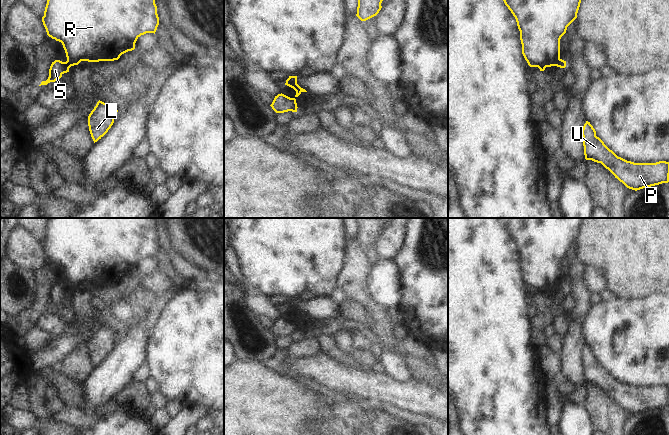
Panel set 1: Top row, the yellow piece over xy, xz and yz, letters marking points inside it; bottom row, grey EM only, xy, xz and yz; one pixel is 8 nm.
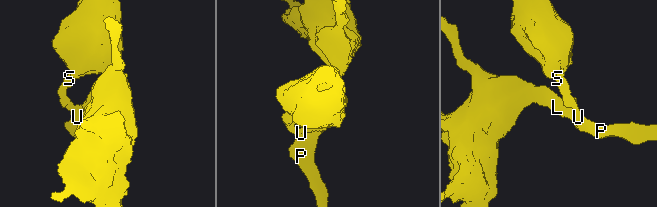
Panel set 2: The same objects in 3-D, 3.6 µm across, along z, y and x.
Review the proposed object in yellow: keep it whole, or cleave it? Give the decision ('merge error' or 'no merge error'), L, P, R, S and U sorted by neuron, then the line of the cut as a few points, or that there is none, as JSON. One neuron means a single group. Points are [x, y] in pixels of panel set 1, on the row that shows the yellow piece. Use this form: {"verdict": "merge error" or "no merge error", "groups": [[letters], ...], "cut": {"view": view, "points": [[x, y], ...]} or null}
{"verdict": "merge error", "groups": [["L", "P", "S", "U"], ["R"]], "cut": {"view": "yz", "points": [[559, 58], [552, 65]]}}

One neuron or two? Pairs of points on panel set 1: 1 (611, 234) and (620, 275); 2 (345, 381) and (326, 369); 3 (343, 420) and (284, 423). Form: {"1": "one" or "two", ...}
{"1": "one", "2": "one", "3": "two"}

